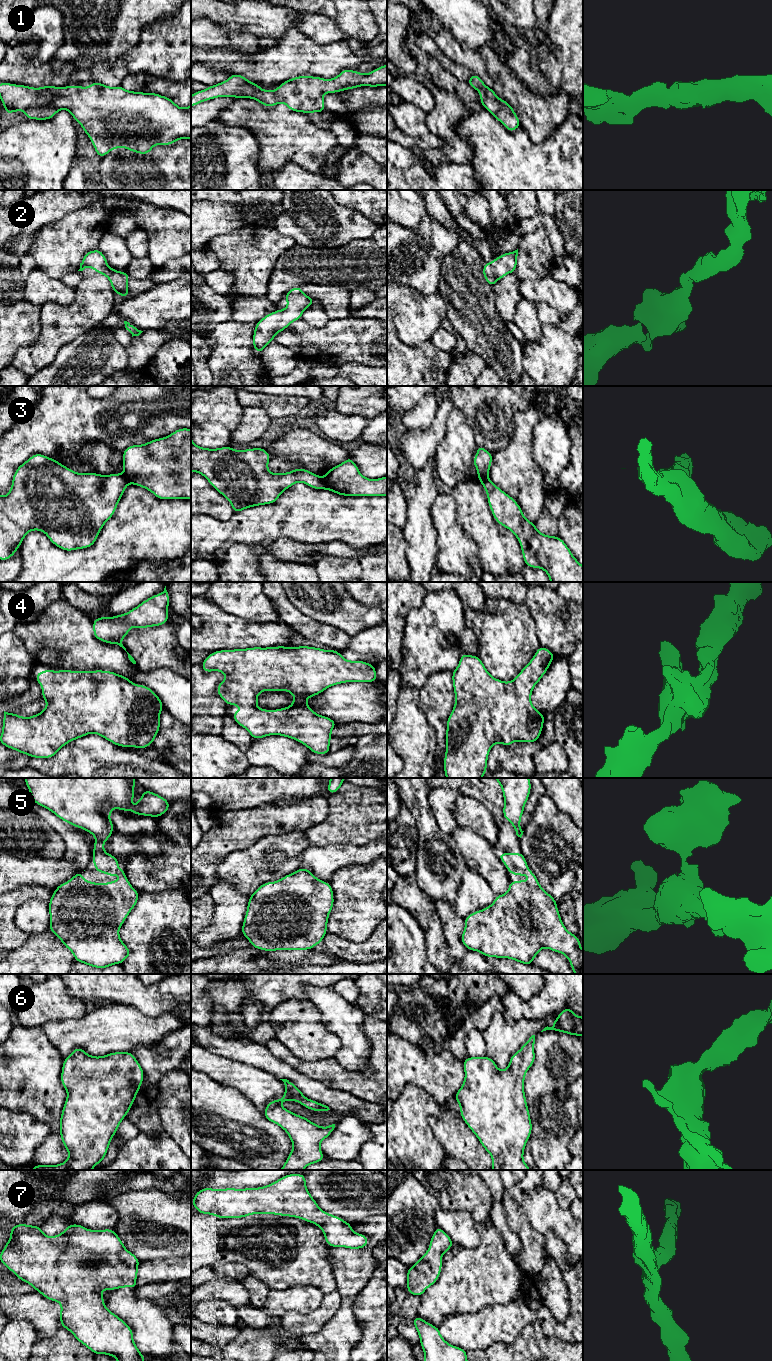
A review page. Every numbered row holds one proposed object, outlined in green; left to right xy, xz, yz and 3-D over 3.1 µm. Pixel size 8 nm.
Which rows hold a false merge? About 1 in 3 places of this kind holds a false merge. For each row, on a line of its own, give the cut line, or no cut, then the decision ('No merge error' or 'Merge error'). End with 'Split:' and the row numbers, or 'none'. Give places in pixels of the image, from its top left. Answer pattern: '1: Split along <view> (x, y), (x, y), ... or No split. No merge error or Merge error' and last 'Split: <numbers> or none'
1: No split. No merge error
2: No split. No merge error
3: Split along xz (322, 478), (326, 488). Merge error
4: No split. No merge error
5: No split. No merge error
6: No split. No merge error
7: No split. No merge error
Split: 3

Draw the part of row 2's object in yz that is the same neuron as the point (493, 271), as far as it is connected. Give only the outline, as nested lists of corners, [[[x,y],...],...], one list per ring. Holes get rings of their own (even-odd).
[[[518,249],[513,252],[502,254],[490,263],[484,263],[483,276],[491,287],[510,272],[515,273],[517,256]]]

